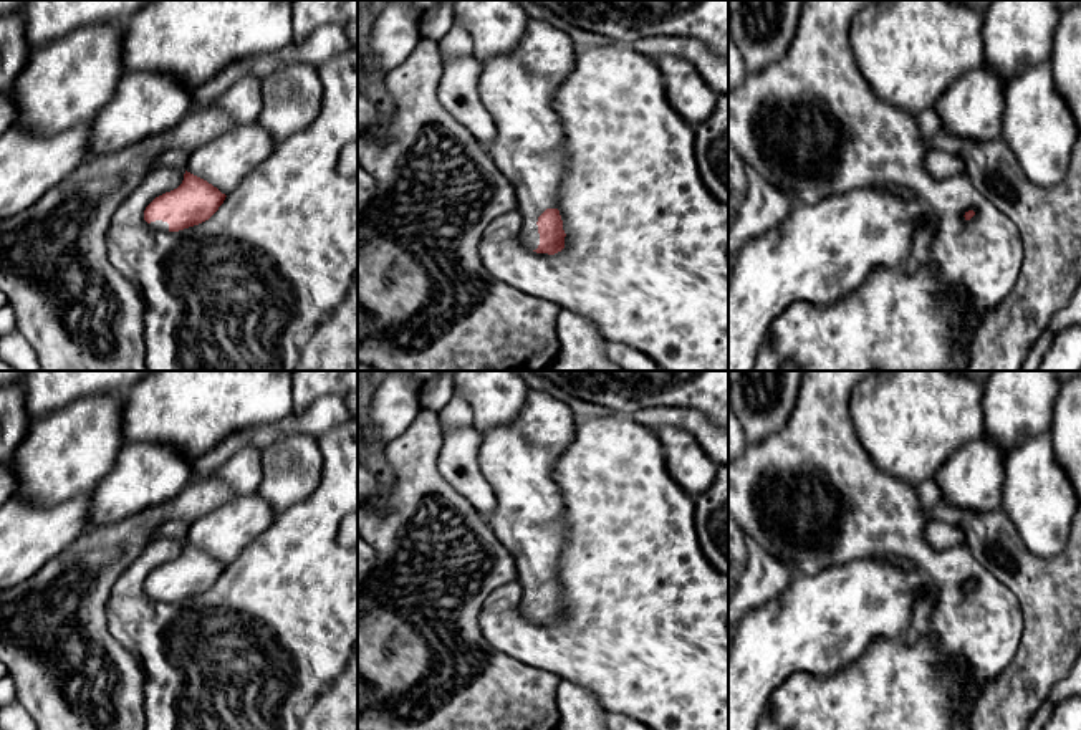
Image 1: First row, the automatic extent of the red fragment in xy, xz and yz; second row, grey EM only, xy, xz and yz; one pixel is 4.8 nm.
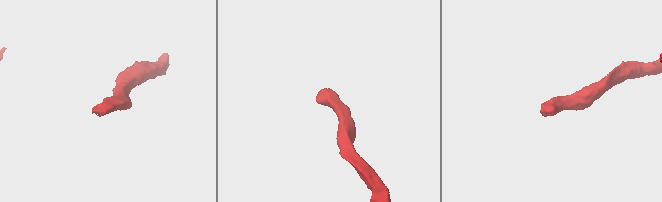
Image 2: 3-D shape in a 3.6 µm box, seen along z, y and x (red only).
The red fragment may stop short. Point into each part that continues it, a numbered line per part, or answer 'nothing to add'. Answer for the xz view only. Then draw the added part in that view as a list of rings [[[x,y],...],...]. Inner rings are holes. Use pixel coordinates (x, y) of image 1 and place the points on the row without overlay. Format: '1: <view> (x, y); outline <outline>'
1: xz (518, 459); outline [[[530,389],[513,424],[482,432],[478,462],[495,493],[495,510],[487,521],[515,556],[516,581],[523,588],[520,612],[528,621],[536,621],[540,616],[538,588],[546,579],[556,579],[566,541],[565,500],[553,478],[553,470],[574,435],[576,422],[569,404],[550,392]]]

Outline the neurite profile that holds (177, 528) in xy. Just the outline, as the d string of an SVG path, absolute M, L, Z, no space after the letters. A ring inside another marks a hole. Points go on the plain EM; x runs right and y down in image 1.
M174 518L166 523L161 523L157 528L157 535L161 538L175 538L180 541L187 541L189 528L190 528L190 520L185 518Z

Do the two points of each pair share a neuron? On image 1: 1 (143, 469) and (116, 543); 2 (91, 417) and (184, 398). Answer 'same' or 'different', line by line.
1: different
2: different

